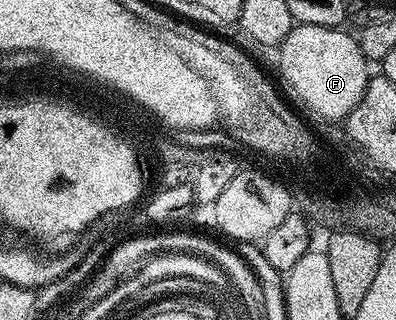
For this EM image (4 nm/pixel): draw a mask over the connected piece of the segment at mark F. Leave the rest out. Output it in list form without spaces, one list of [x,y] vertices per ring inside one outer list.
[[[297,24],[279,46],[281,76],[293,91],[294,98],[315,115],[338,122],[344,121],[349,112],[355,110],[371,79],[371,64],[361,52],[358,37],[341,31],[345,30]]]

